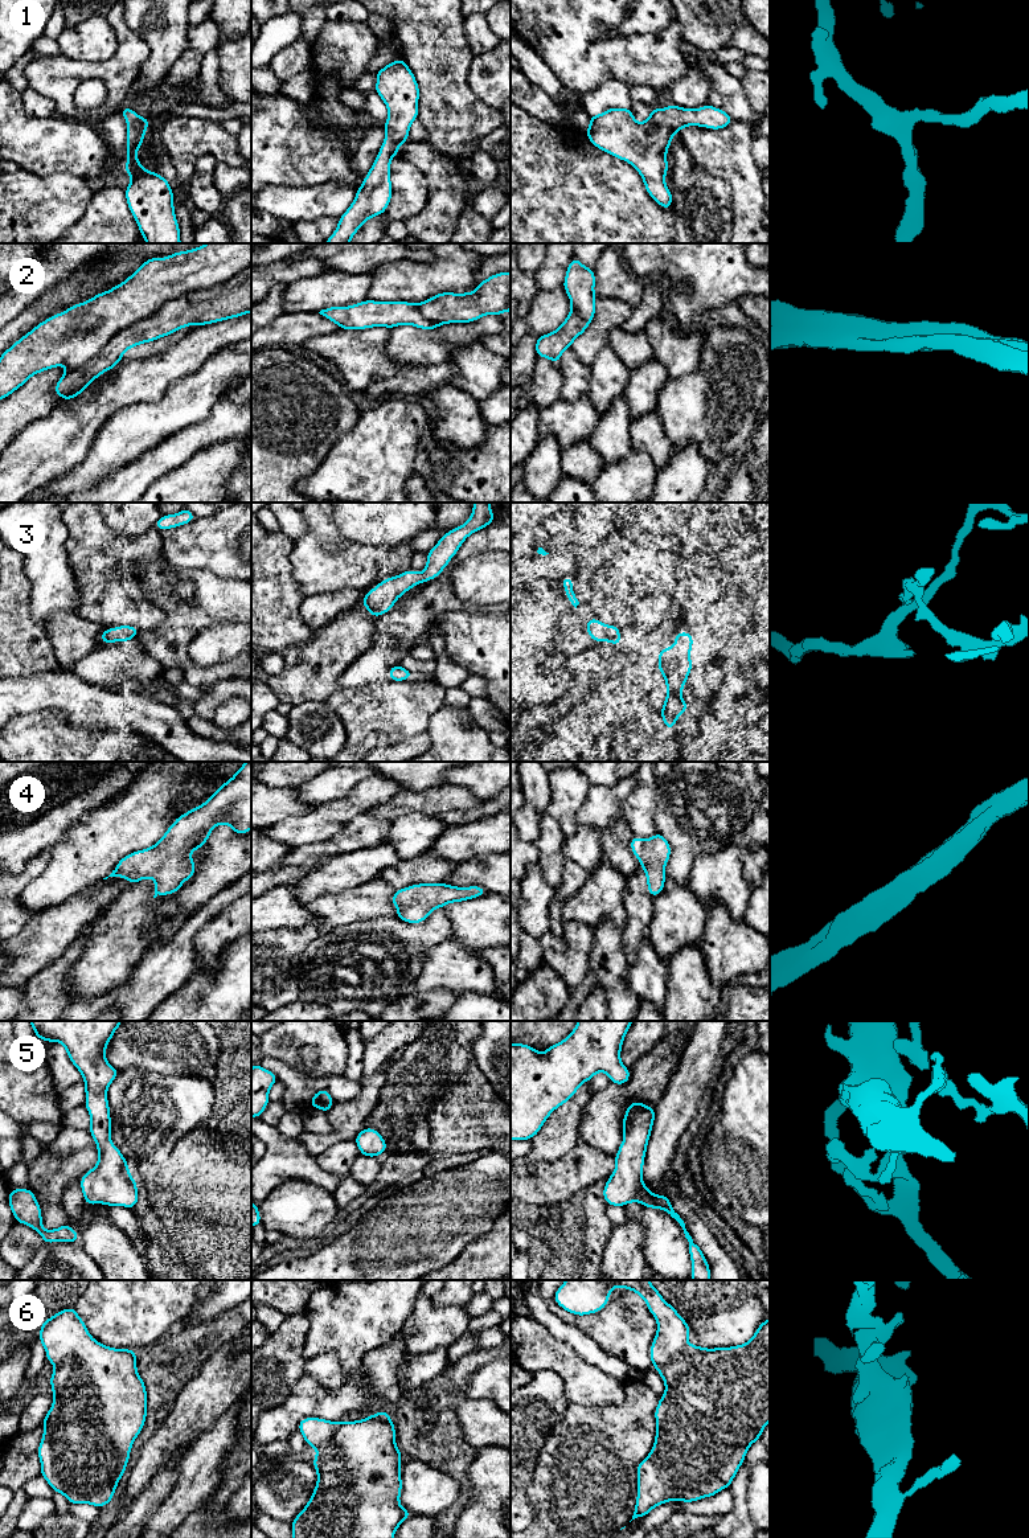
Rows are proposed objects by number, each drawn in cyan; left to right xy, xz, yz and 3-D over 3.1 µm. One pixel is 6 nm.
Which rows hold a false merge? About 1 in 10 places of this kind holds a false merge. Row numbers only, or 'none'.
2

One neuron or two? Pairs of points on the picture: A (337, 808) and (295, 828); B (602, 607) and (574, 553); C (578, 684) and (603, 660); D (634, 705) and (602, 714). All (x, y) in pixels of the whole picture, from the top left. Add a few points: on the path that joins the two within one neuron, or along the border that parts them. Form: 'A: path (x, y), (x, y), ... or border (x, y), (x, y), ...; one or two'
A: path (327, 819), (306, 828); one
B: path (602, 594), (597, 575), (587, 566); one
C: path (585, 677), (597, 665); one
D: border (623, 694), (619, 705); two

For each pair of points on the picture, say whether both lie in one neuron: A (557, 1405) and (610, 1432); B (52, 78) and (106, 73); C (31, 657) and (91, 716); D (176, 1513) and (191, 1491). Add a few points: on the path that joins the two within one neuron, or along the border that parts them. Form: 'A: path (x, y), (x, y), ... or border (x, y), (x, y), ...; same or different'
A: border (570, 1403), (561, 1420), (548, 1435); different
B: path (65, 74), (93, 72); same
C: border (60, 667), (52, 671), (13, 677); different
D: path (176, 1508), (187, 1496); same

